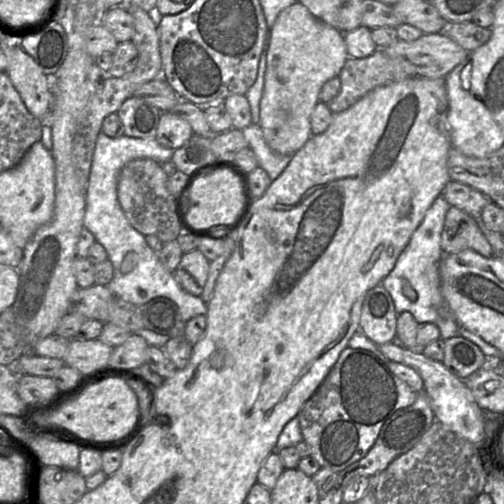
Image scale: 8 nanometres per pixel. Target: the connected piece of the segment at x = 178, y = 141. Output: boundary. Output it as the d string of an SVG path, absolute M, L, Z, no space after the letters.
M170 111L161 112L156 133L156 140L159 144L176 150L183 146L193 134L187 121Z

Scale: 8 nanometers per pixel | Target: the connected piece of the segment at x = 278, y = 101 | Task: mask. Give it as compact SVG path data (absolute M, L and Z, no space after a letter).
M296 2L283 9L268 33L264 90L259 125L268 146L276 153L293 155L312 135L310 116L322 86L339 76L348 58L343 32L316 18Z

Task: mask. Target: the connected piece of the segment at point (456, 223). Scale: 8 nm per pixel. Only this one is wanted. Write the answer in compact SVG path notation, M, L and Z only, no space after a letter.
M450 206L445 216L441 248L444 255L471 249L485 258L494 257L493 249L475 218L455 206Z

